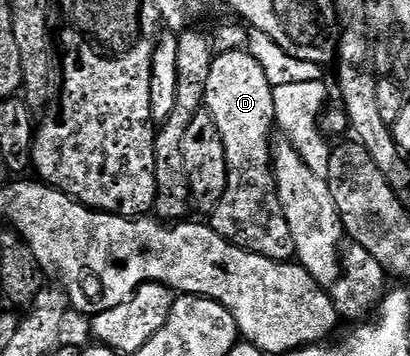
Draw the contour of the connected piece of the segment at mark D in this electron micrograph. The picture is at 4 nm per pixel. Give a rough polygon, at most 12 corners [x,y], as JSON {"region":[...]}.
{"region":[[243,48],[214,55],[203,104],[227,187],[211,229],[294,255],[271,173],[273,92]]}

